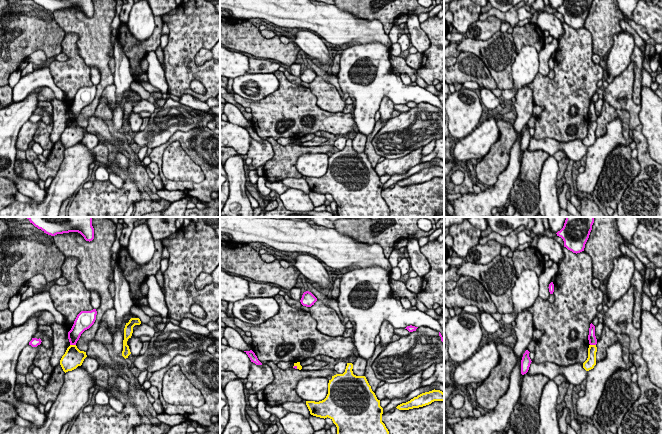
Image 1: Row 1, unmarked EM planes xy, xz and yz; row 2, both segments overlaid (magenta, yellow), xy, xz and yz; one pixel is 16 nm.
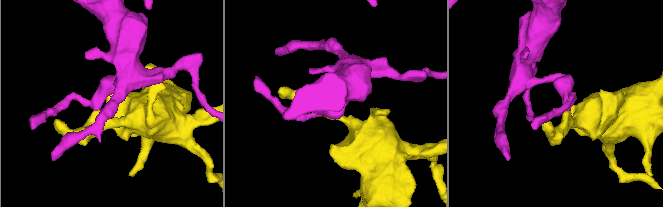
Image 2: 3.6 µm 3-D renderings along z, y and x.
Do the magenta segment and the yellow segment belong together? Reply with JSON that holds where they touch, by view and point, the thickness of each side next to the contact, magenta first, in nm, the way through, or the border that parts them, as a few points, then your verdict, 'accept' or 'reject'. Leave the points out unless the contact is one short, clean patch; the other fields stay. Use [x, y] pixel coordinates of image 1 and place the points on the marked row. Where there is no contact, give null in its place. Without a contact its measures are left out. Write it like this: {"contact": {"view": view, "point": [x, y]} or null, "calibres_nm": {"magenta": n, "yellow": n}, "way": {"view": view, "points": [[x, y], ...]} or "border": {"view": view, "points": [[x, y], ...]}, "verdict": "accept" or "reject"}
{"contact": {"view": "xy", "point": [73, 344]}, "calibres_nm": {"magenta": 200, "yellow": 320}, "border": {"view": "xy", "points": [[70, 344], [75, 345]]}, "verdict": "reject"}

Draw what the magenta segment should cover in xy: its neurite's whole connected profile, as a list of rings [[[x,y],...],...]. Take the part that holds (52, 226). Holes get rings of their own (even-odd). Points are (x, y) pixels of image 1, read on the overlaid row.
[[[27,217],[27,219],[44,233],[57,234],[78,232],[86,241],[94,239],[92,217]]]

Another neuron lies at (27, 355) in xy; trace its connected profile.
[[[27,345],[19,355],[16,366],[16,373],[22,375],[28,374],[29,368],[31,365],[33,365],[33,361],[37,353],[38,347]]]

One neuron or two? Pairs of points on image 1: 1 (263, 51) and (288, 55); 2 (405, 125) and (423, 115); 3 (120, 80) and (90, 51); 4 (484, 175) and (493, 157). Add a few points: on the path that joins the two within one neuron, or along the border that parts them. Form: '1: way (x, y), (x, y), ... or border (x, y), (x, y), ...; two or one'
1: way (269, 51), (279, 51), (282, 53); one
2: way (409, 125), (413, 125), (419, 119); one
3: border (113, 74), (114, 83); two
4: way (487, 171), (493, 161); one

